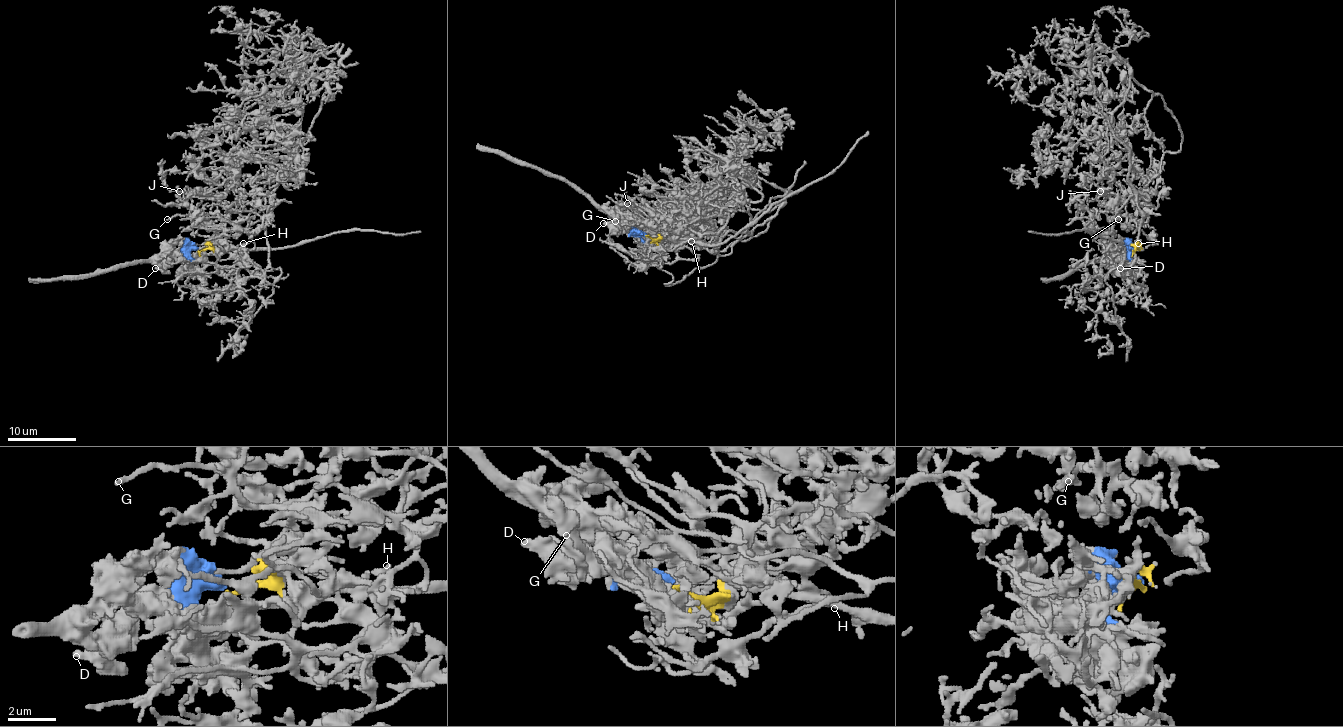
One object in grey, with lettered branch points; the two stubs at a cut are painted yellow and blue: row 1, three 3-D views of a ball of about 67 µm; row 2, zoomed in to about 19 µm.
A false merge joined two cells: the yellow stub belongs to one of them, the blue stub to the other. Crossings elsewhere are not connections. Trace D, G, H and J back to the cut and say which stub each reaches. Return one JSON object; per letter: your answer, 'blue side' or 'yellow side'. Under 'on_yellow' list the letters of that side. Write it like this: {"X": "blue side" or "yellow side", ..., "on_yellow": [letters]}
{"D": "blue side", "G": "yellow side", "H": "yellow side", "J": "yellow side", "on_yellow": ["G", "H", "J"]}

